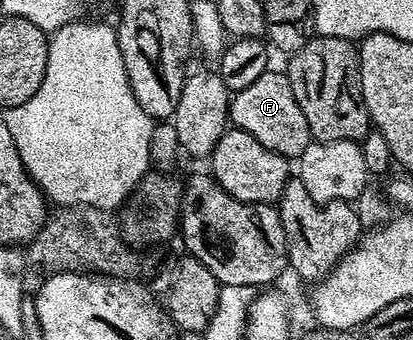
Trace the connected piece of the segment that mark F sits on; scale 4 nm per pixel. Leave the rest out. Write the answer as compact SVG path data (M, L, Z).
M276 68L262 72L254 84L231 95L228 117L235 129L250 132L258 144L289 160L299 159L300 154L306 152L309 142L313 141L306 116L302 116L302 108L298 108L298 100L294 100L294 88L290 88L287 73L280 71L279 74Z

